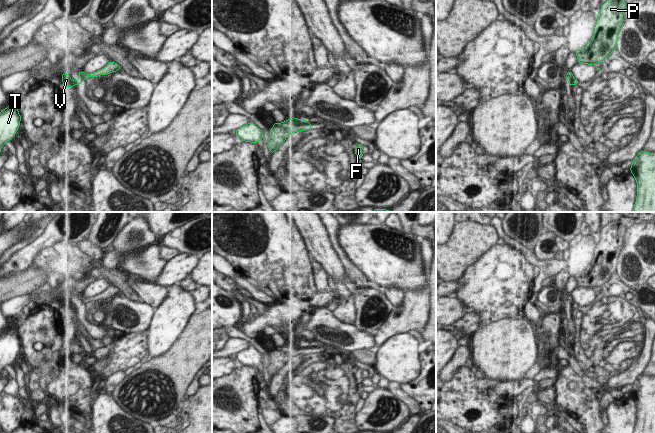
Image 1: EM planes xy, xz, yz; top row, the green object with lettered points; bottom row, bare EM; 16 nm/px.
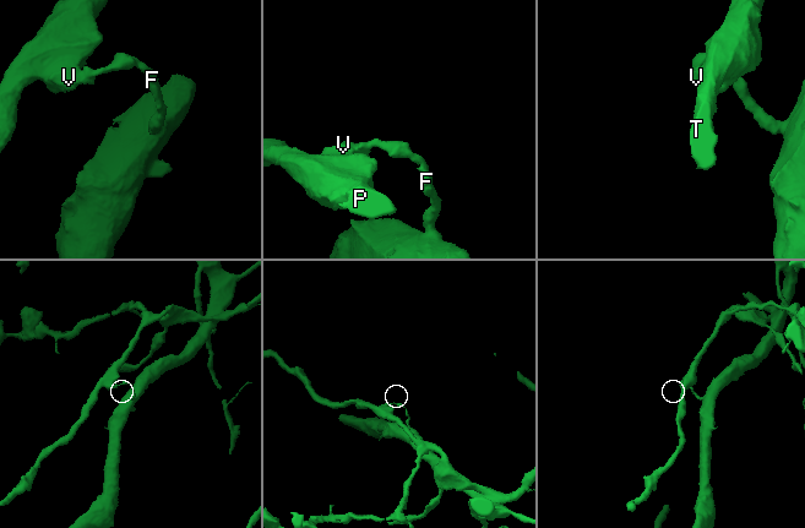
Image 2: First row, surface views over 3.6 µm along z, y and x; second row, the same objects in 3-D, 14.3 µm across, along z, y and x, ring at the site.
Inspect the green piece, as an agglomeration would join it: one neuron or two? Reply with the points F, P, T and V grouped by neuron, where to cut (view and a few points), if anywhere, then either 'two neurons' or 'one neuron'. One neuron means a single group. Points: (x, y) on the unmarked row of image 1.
F / P T V | xy (78, 303), (81, 306) | two neurons

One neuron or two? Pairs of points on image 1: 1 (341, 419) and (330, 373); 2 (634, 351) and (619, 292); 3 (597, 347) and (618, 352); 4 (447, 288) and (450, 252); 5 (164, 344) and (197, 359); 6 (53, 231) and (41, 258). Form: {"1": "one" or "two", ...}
{"1": "one", "2": "one", "3": "one", "4": "two", "5": "two", "6": "two"}

